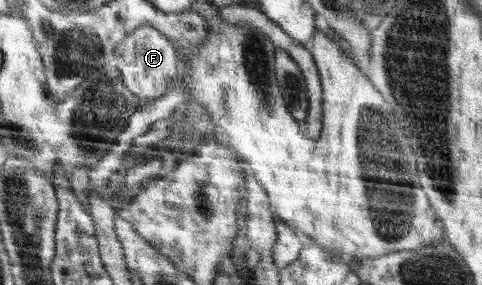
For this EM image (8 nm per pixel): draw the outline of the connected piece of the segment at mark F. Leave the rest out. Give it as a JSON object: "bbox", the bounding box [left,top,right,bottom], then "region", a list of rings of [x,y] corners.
{"bbox":[112,25,180,104],"region":[[[139,25],[116,45],[112,64],[121,72],[125,87],[143,104],[167,93],[170,81],[174,81],[179,74],[180,56],[165,34],[150,25]]]}

